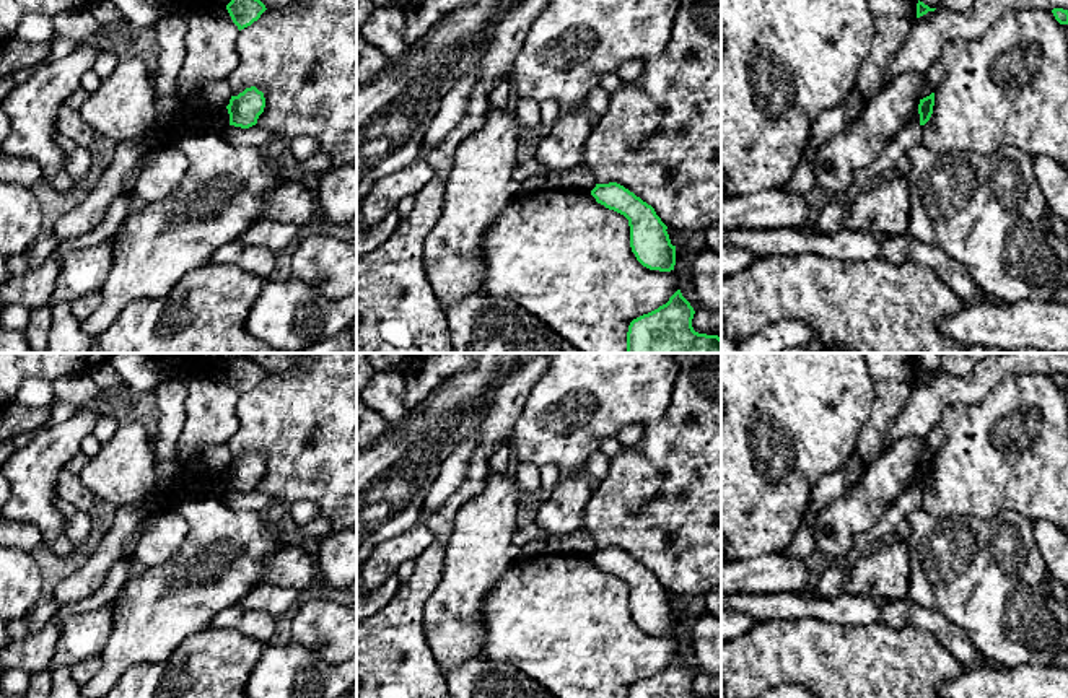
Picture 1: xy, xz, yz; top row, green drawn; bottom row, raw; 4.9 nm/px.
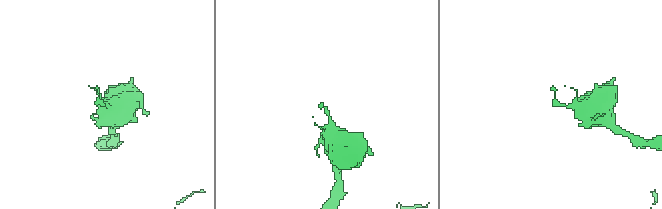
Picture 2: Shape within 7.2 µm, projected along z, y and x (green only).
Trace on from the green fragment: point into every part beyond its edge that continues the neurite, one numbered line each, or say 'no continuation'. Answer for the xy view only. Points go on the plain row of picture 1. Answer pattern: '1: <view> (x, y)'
no continuation

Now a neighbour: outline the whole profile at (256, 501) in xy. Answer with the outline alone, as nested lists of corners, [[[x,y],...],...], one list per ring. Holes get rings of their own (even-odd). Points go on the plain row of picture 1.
[[[228,490],[223,503],[234,511],[251,511],[257,514],[264,514],[269,506],[274,504],[272,498],[259,490],[249,493]]]

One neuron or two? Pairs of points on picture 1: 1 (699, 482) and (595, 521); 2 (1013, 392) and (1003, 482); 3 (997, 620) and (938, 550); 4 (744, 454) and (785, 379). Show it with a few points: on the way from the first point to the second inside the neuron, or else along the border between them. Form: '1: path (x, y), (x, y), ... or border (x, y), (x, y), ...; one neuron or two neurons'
1: path (673, 501), (621, 513); one neuron
2: path (998, 415), (985, 430), (985, 443), (1002, 459); one neuron
3: path (990, 602), (956, 568); one neuron
4: path (743, 433), (751, 404), (764, 392); one neuron

